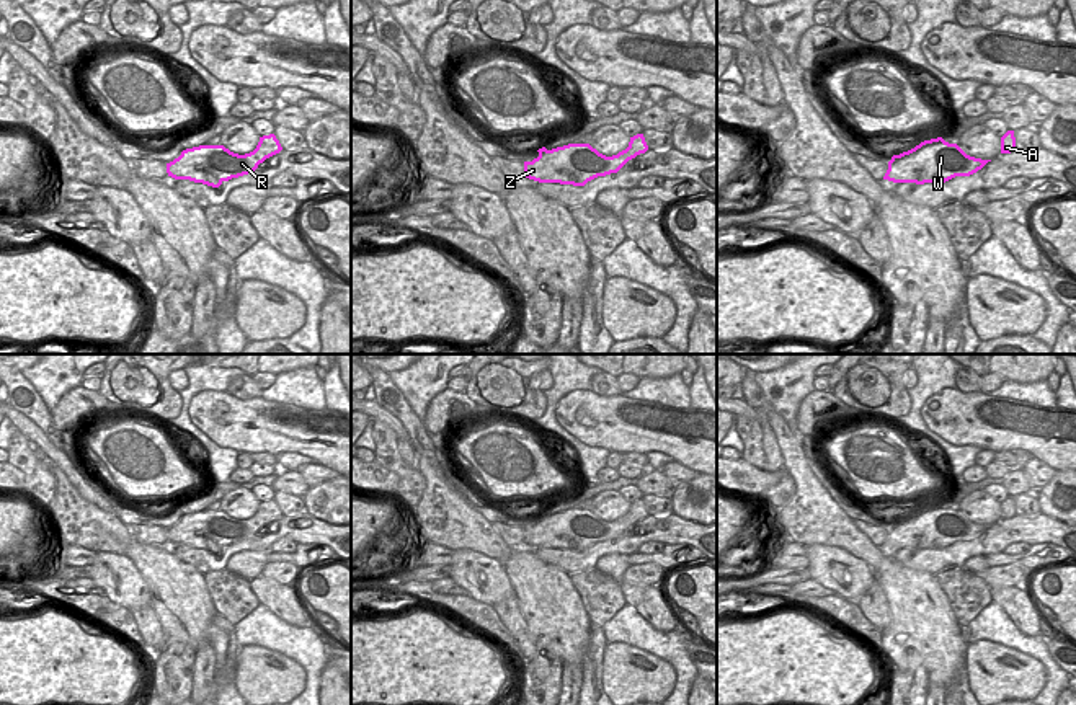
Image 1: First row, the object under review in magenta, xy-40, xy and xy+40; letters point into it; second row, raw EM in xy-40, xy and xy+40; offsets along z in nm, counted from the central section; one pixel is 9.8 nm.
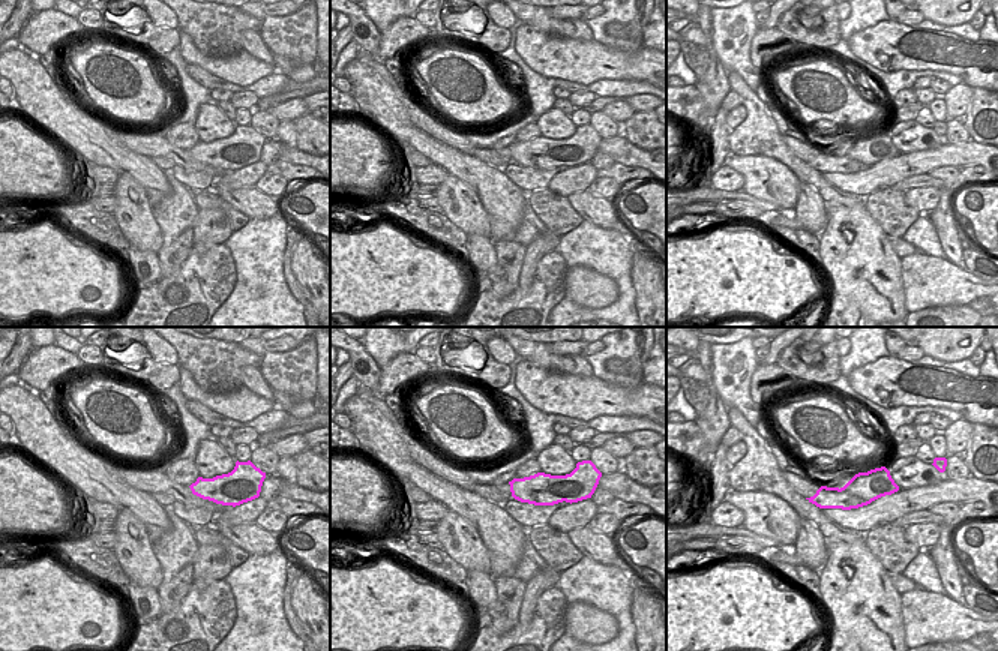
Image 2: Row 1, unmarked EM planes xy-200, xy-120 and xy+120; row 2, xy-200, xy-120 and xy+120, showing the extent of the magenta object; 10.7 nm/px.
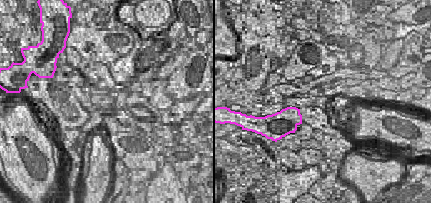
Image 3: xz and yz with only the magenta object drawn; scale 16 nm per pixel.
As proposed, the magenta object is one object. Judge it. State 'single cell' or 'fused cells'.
single cell

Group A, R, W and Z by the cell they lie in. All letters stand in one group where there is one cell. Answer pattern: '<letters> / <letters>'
A R W Z

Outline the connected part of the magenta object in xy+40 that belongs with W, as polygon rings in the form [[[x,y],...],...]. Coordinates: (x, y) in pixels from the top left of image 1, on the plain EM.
[[[937,503],[893,521],[883,545],[916,550],[945,548],[955,542],[970,542],[988,527],[991,525],[970,522],[957,509]]]

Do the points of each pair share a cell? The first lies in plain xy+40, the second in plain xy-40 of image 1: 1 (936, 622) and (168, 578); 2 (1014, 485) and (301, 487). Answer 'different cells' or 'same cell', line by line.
1: same cell
2: same cell

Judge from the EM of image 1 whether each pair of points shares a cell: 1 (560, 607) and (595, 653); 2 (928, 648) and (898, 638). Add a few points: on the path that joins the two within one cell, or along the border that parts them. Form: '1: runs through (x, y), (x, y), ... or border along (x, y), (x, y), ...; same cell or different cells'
1: border along (590, 622), (590, 642), (582, 666); different cells
2: runs through (921, 642), (918, 638), (905, 638); same cell

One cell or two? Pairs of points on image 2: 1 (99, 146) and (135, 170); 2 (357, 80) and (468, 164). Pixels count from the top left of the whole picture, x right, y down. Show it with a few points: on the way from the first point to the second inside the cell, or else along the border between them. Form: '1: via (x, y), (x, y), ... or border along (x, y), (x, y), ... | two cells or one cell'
1: via (108, 150), (126, 162) | one cell
2: via (384, 107), (414, 137), (441, 155) | one cell

